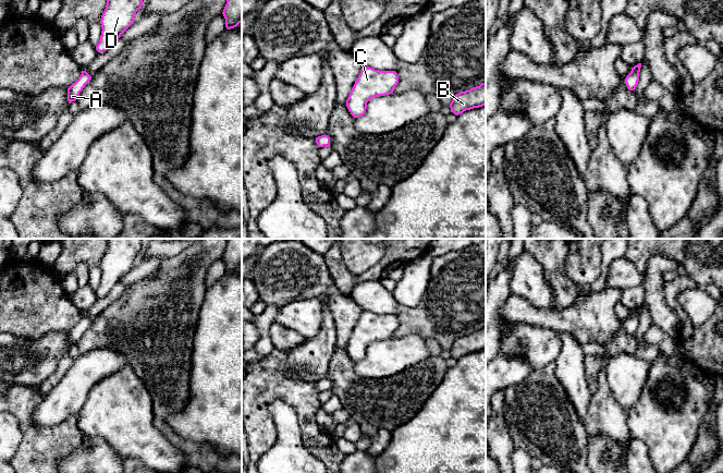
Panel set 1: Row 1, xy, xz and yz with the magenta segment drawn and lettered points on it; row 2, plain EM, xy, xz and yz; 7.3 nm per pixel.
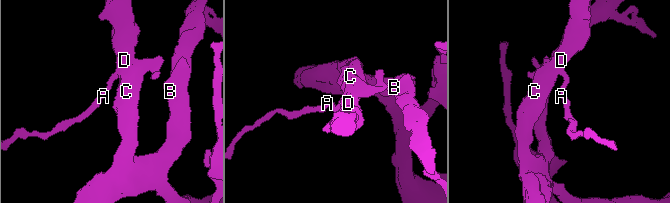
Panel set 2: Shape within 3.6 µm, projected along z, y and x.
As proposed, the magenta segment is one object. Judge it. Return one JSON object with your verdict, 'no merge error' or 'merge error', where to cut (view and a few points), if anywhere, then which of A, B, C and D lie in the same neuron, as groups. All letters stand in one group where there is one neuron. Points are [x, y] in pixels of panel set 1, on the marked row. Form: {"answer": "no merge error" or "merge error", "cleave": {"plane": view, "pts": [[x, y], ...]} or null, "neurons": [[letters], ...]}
{"answer": "no merge error", "cleave": null, "neurons": [["A", "B", "C", "D"]]}

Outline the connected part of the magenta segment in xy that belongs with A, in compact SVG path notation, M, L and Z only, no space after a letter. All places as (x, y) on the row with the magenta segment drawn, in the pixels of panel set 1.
M82 71L82 74L78 80L68 88L69 104L75 101L78 98L79 93L90 80L91 76L86 71Z

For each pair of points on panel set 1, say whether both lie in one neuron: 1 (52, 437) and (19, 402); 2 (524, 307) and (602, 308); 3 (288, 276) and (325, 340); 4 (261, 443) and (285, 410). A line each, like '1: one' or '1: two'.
1: one
2: one
3: two
4: two

